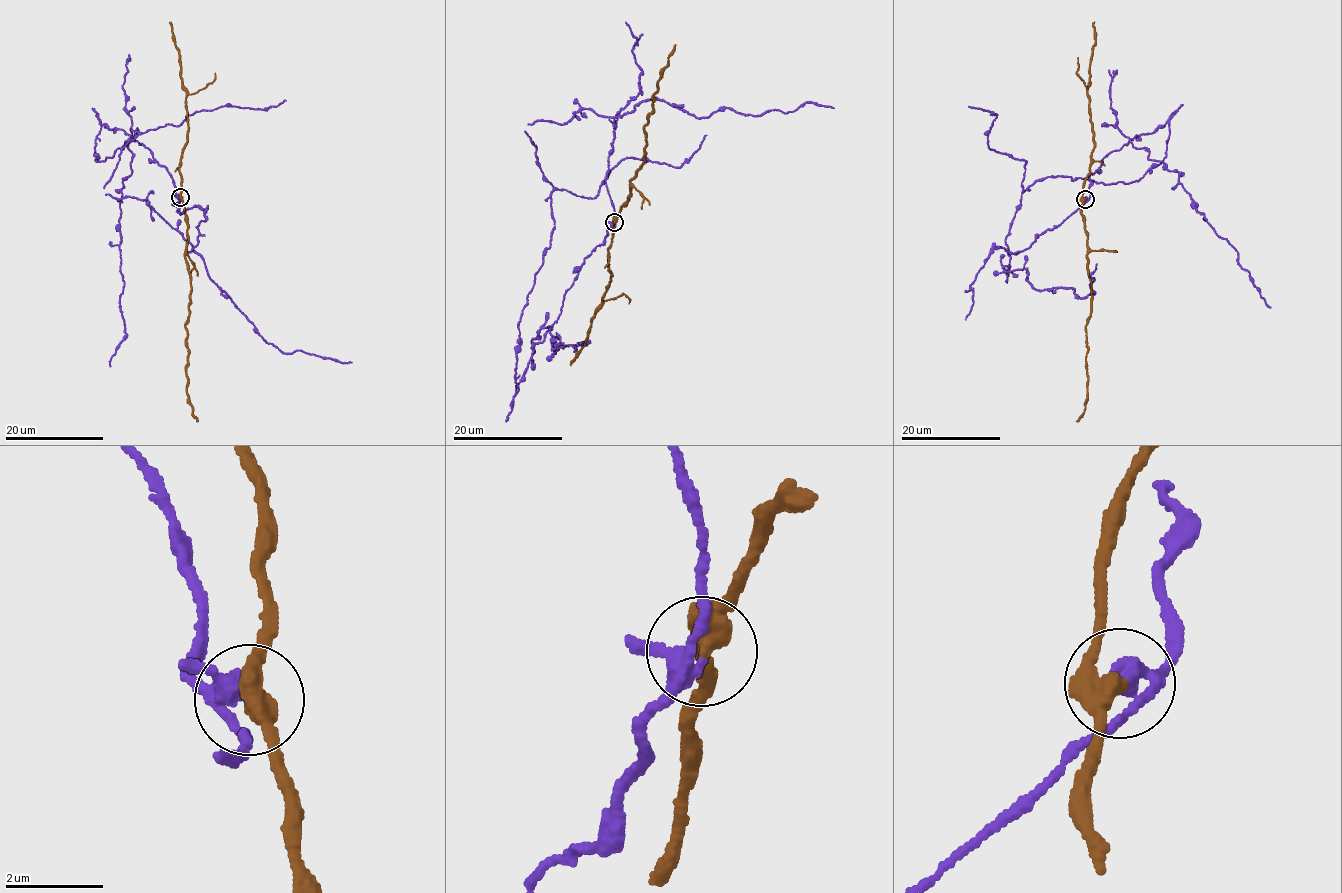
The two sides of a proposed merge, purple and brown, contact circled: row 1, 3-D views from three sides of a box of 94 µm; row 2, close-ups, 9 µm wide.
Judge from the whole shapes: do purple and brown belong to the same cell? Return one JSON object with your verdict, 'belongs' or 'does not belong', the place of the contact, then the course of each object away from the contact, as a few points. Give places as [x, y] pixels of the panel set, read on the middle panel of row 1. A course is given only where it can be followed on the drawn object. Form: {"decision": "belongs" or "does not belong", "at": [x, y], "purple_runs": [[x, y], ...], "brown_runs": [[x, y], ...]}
{"decision": "does not belong", "at": [614, 222], "purple_runs": [[614, 223], [516, 390], [519, 321], [549, 247], [556, 189], [595, 197], [623, 160], [679, 167], [706, 135]], "brown_runs": [[614, 222], [628, 200], [631, 177], [643, 162], [647, 141], [644, 128], [675, 44]]}

